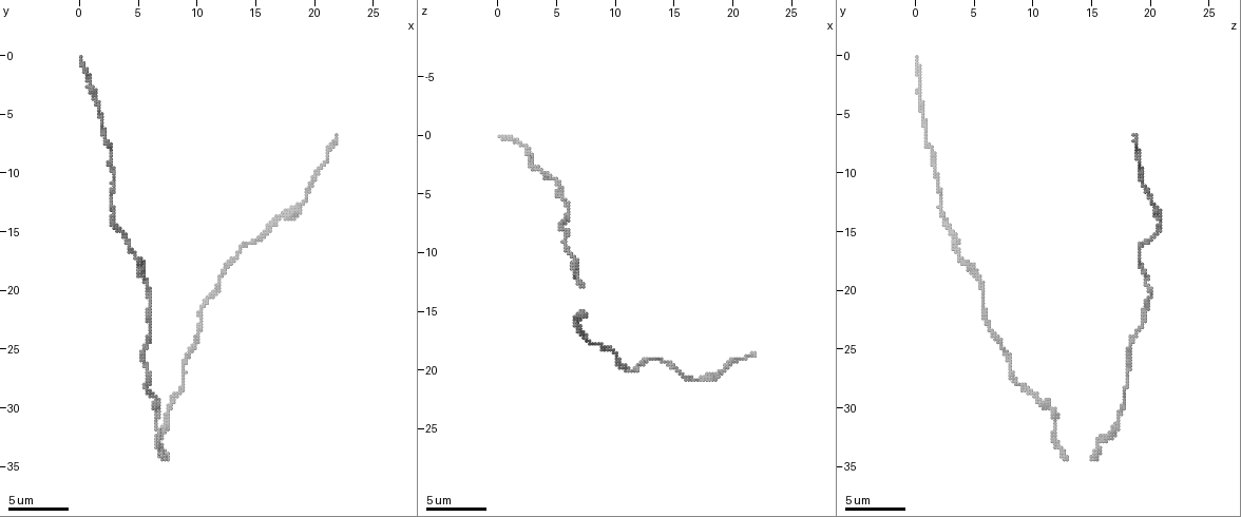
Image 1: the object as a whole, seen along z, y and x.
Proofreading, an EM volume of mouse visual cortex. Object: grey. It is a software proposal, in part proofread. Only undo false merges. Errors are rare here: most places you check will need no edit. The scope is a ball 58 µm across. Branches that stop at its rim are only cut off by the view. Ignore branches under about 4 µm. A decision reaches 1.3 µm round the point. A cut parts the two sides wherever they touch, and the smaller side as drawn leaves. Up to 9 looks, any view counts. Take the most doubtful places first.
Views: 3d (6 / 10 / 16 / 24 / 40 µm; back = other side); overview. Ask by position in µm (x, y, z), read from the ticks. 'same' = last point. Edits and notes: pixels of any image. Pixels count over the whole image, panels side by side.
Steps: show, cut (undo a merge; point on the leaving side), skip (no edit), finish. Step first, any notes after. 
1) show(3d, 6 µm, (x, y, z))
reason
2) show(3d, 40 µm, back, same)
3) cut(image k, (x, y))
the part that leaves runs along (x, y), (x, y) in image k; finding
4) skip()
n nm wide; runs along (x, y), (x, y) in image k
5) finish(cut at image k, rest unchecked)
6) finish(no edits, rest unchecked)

show(3d, 6 µm, (19.0, 12.6, 20.4))
sudden change in width

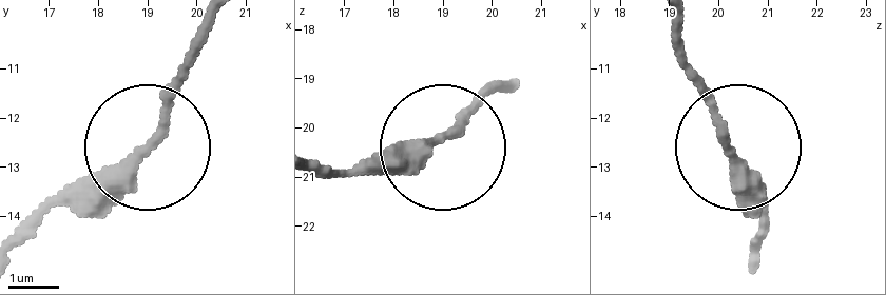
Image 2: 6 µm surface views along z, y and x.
skip()
runs along (320, 161), (421, 165), (493, 86) in image 2; one cell here

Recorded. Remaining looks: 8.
show(3d, 16 µm, (13.6, 16.6, 19.0))
a narrow waist

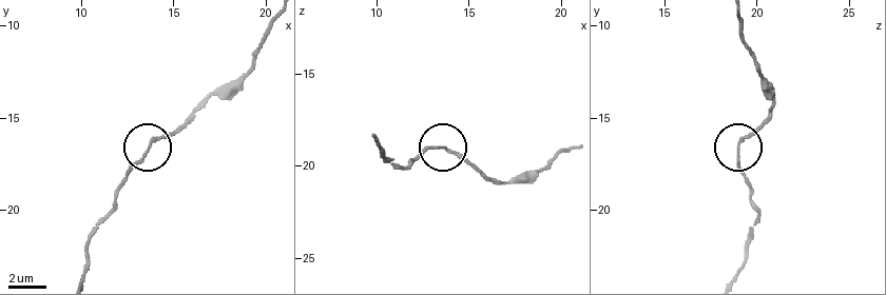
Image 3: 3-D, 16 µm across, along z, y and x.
skip()
runs along (733, 277), (756, 216), (739, 150), (762, 123) in image 3; one cell here

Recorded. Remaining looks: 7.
show(3d, 10 µm, (5.8, 19.6, 5.8))

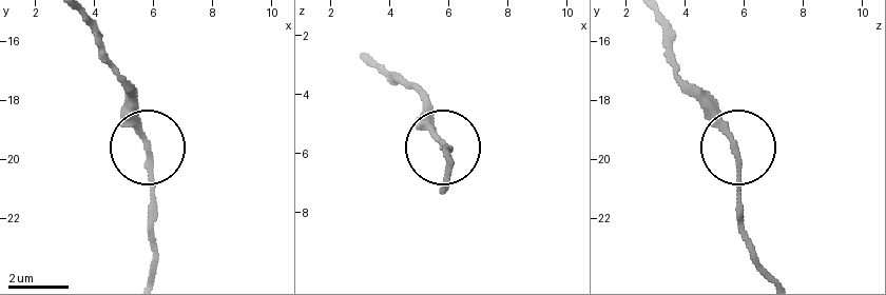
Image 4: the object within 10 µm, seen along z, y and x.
skip()
runs along (774, 275), (754, 252), (745, 222), (734, 139), (694, 96) in image 4; all the same cell

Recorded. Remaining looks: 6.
show(3d, 10 µm, (5.6, 24.4, 7.2))

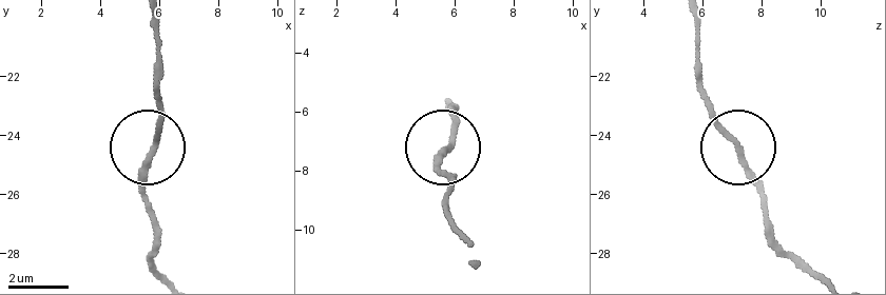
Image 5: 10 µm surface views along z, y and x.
skip()
170 nm wide; runs along (462, 233), (440, 165), (455, 107) in image 5; continuous, no second cell

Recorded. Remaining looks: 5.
finish(no edits, rest unchecked)

